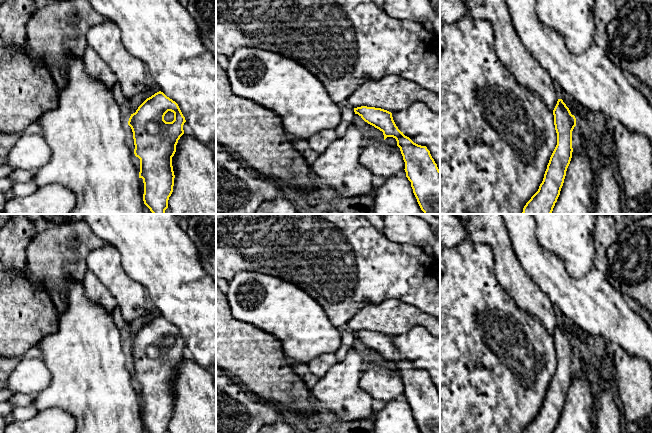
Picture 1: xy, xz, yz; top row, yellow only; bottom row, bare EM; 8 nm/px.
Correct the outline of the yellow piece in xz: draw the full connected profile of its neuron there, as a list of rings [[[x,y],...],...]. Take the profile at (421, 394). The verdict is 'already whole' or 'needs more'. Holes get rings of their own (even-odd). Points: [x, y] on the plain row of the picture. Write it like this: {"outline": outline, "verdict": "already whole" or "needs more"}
{"outline": [[[361,330],[354,332],[355,338],[358,338],[365,346],[374,350],[383,356],[384,364],[387,361],[393,361],[397,365],[403,384],[405,386],[406,401],[411,406],[413,417],[421,433],[440,433],[440,394],[437,391],[430,375],[426,370],[414,367],[409,361],[405,360],[396,350],[392,337],[375,331]]], "verdict": "already whole"}

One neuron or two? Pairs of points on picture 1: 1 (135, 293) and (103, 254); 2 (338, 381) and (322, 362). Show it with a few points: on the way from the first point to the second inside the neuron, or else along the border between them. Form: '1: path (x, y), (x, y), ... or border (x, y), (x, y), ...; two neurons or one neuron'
1: path (125, 283), (106, 264); one neuron
2: border (337, 362), (319, 378); two neurons

